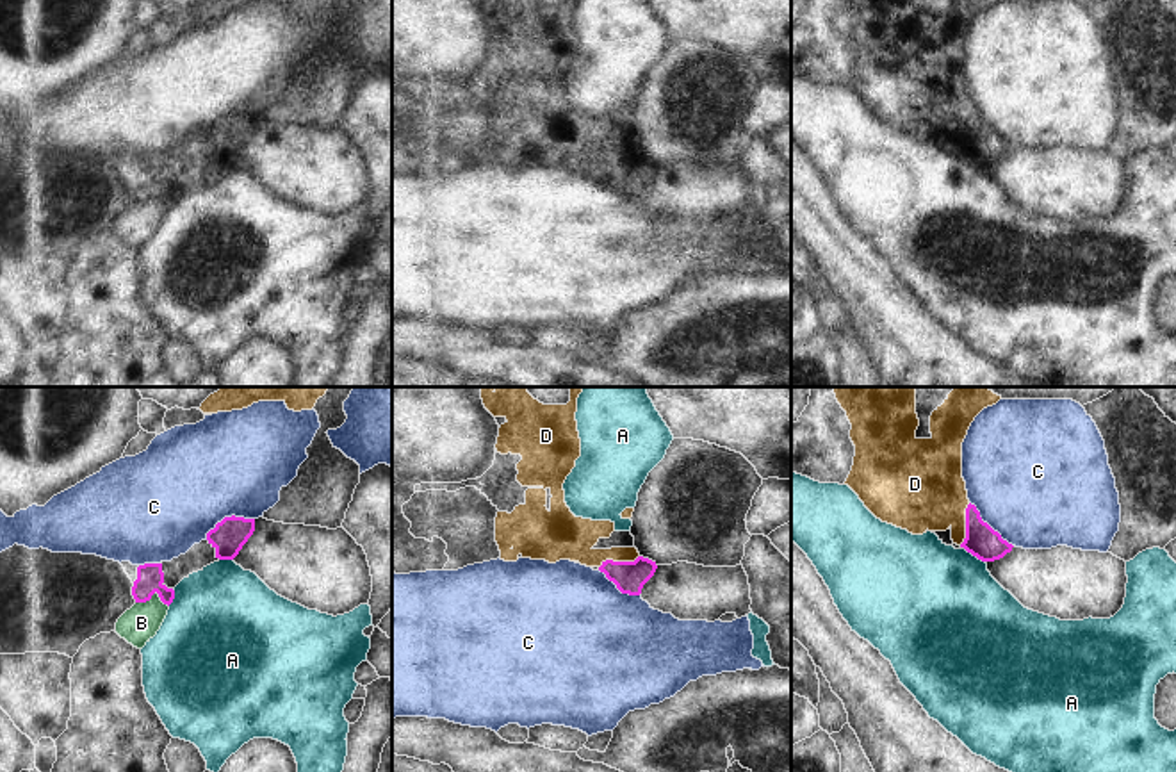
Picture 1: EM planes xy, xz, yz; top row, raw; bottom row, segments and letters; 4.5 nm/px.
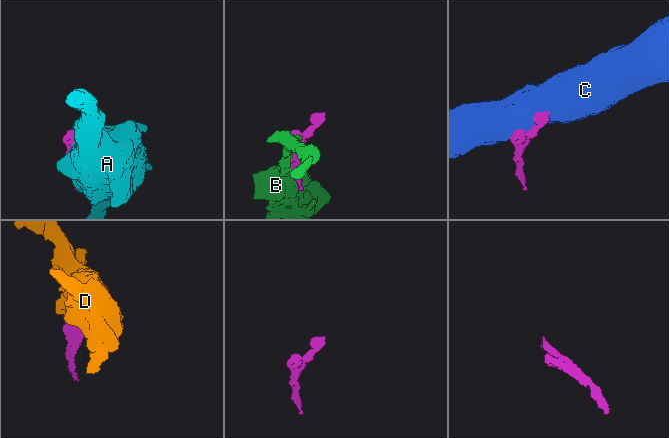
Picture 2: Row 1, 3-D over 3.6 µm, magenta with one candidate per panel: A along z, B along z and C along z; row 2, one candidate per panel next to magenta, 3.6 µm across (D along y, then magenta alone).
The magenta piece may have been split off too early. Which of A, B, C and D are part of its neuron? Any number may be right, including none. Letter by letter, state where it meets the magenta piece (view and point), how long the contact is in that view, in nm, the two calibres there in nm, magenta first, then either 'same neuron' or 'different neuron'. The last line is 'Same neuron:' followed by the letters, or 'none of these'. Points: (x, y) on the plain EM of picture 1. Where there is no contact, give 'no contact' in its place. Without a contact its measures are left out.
A: meets magenta in yz at (975, 156); contact 120 nm long; 150 nm thick on the magenta side, 480 nm on the other; different neuron
B: meets magenta in xy at (154, 193); contact 150 nm long; 120 nm thick on the magenta side, 160 nm on the other; different neuron
C: meets magenta in xy at (227, 118); contact 240 nm long; 150 nm thick on the magenta side, 480 nm on the other; different neuron
D: meets magenta in xz at (619, 163); contact 190 nm long; 140 nm thick on the magenta side, 200 nm on the other; same neuron
Same neuron: D

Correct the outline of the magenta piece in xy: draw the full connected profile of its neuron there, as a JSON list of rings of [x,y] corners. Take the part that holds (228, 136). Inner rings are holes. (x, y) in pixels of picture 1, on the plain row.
[[[225,118],[207,134],[208,144],[216,150],[216,159],[233,160],[255,132],[255,119]]]

